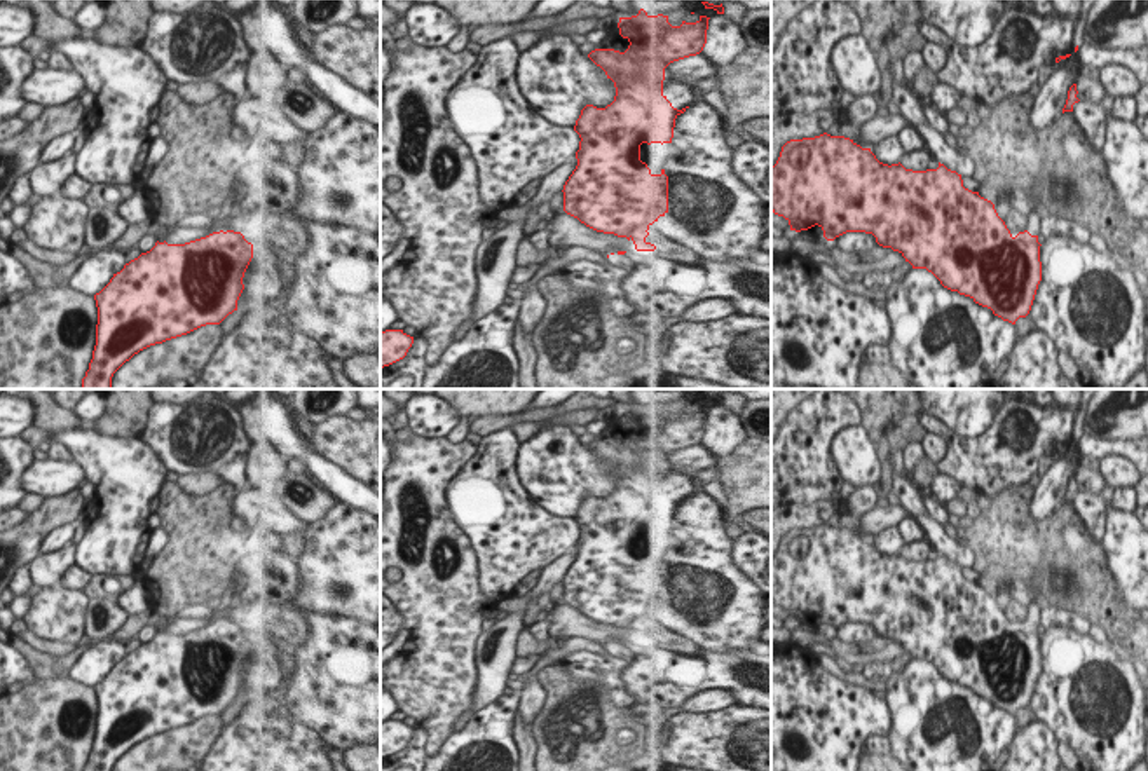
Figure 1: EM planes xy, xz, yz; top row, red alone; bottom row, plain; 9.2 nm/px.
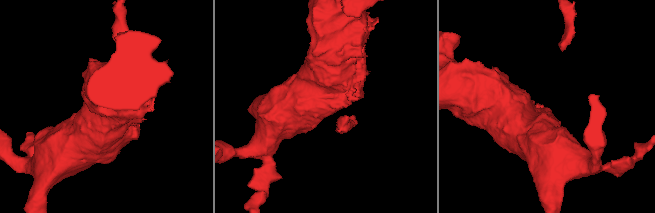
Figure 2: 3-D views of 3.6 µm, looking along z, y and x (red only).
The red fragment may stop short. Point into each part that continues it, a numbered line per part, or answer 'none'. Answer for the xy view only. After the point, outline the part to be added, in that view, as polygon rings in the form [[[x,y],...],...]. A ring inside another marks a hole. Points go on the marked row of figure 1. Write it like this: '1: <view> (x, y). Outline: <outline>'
1: xy (239, 218). Outline: [[[239,173],[232,180],[232,188],[229,190],[230,201],[229,201],[229,208],[225,209],[230,213],[230,223],[223,232],[234,230],[234,232],[241,232],[243,235],[251,234],[251,220],[249,220],[249,211],[246,209],[246,204],[244,204],[244,197],[248,192],[248,185],[255,176],[258,176],[258,173],[255,174]]]

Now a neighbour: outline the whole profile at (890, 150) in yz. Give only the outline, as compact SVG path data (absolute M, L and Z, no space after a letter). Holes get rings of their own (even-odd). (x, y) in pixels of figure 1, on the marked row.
M890 136L883 140L881 143L874 145L871 152L876 155L876 159L883 164L899 164L904 157L904 147L897 136Z

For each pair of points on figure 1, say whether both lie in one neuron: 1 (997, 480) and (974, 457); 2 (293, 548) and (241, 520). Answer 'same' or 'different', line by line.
1: same
2: different

